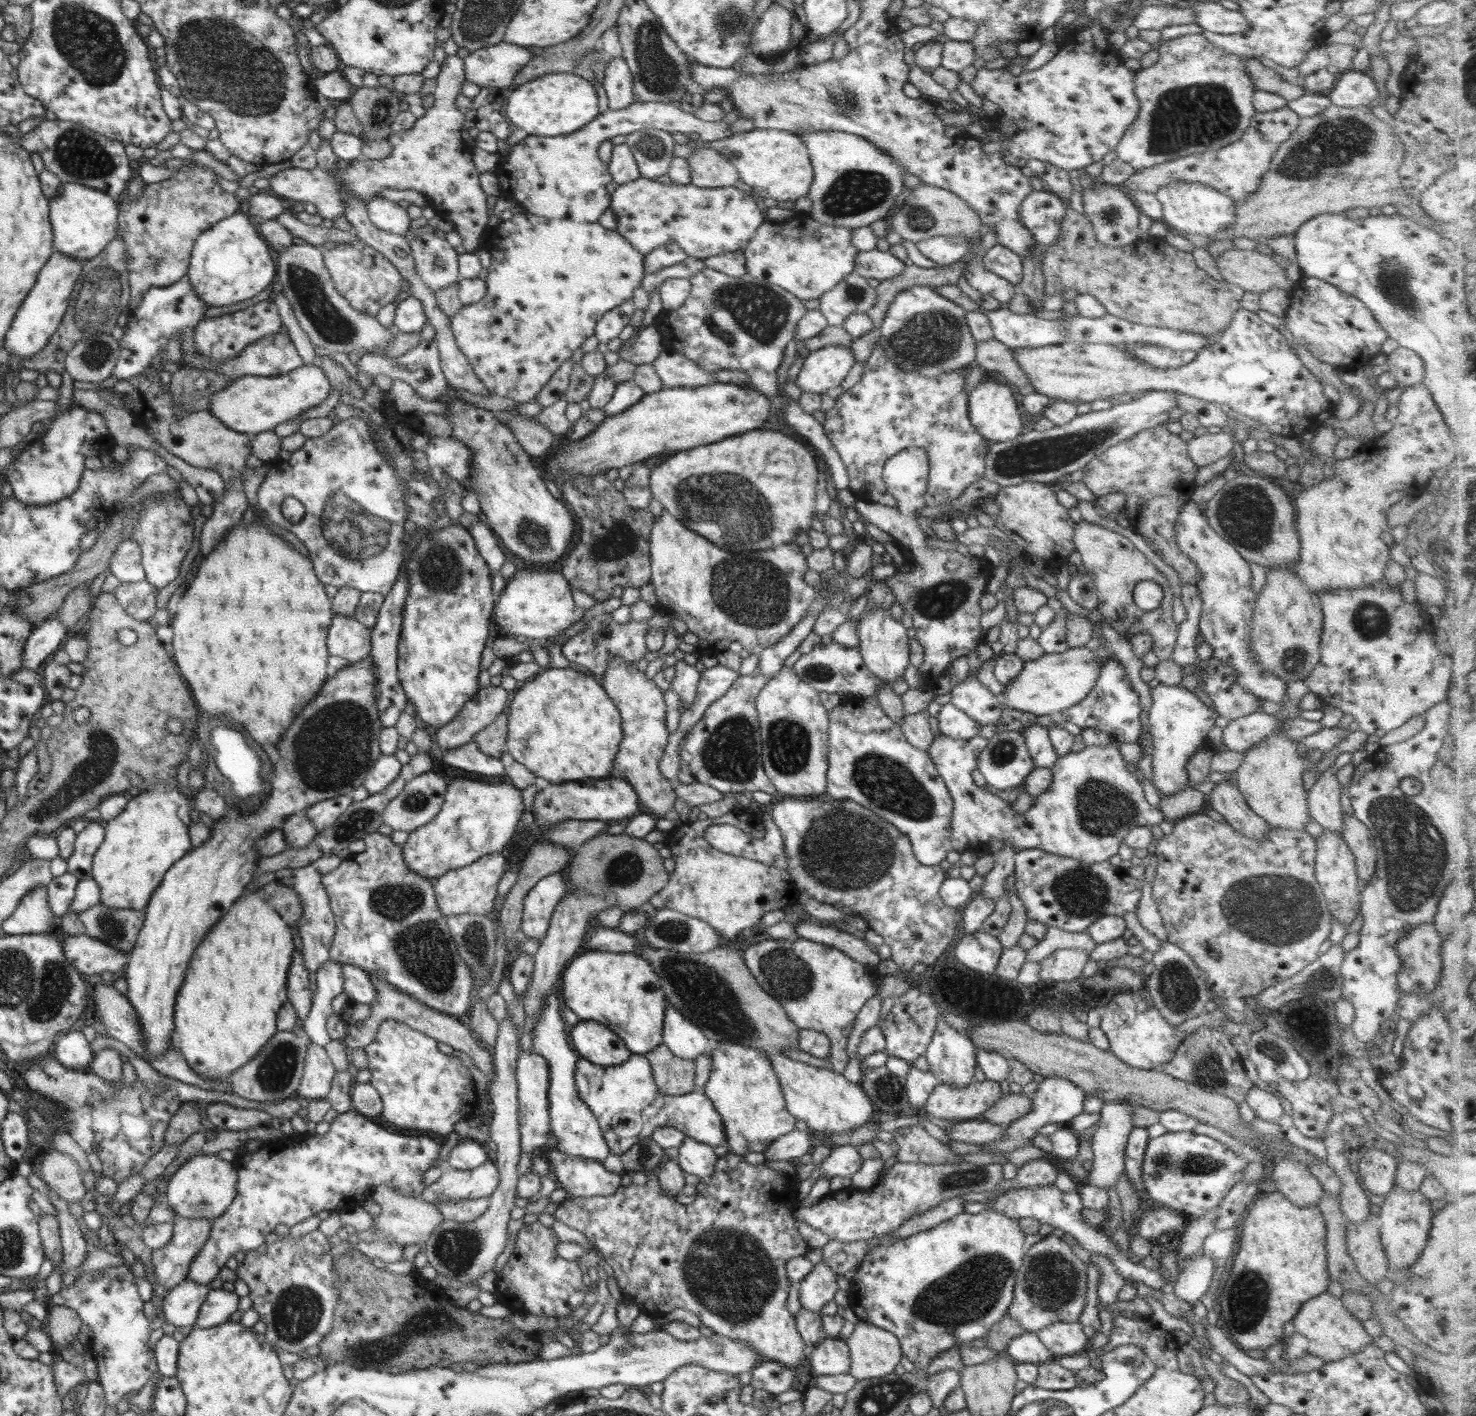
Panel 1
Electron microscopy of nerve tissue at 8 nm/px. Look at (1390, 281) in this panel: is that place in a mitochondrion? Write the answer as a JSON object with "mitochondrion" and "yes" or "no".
{"mitochondrion":"yes"}

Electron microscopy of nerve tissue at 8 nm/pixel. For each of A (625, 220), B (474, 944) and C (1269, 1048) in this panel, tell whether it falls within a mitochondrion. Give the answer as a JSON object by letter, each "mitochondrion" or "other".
{"A":"other","B":"mitochondrion","C":"mitochondrion"}

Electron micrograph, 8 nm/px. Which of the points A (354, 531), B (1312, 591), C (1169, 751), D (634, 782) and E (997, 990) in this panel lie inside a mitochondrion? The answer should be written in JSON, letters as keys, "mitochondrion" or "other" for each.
{"A":"mitochondrion","B":"other","C":"other","D":"other","E":"other"}

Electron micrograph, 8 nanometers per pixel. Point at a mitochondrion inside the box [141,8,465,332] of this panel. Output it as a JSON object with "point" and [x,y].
{"point":[249,81]}

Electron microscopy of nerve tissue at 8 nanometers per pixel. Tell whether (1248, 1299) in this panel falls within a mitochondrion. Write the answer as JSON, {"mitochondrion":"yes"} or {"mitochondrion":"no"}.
{"mitochondrion":"yes"}

